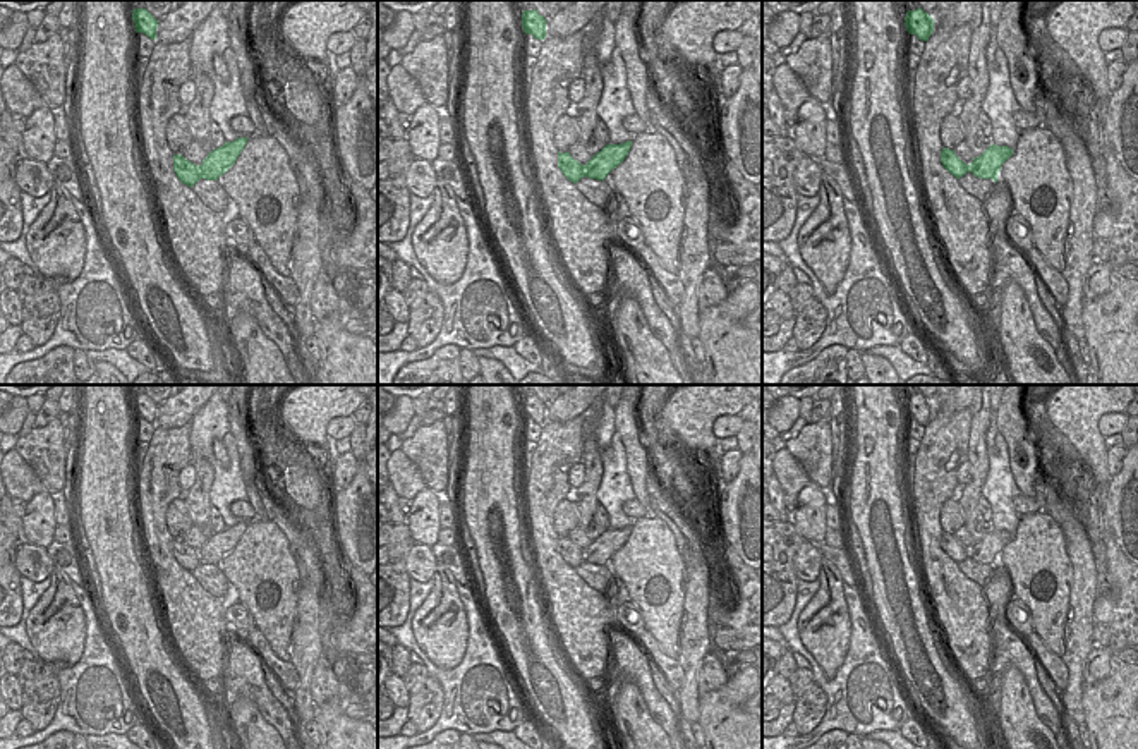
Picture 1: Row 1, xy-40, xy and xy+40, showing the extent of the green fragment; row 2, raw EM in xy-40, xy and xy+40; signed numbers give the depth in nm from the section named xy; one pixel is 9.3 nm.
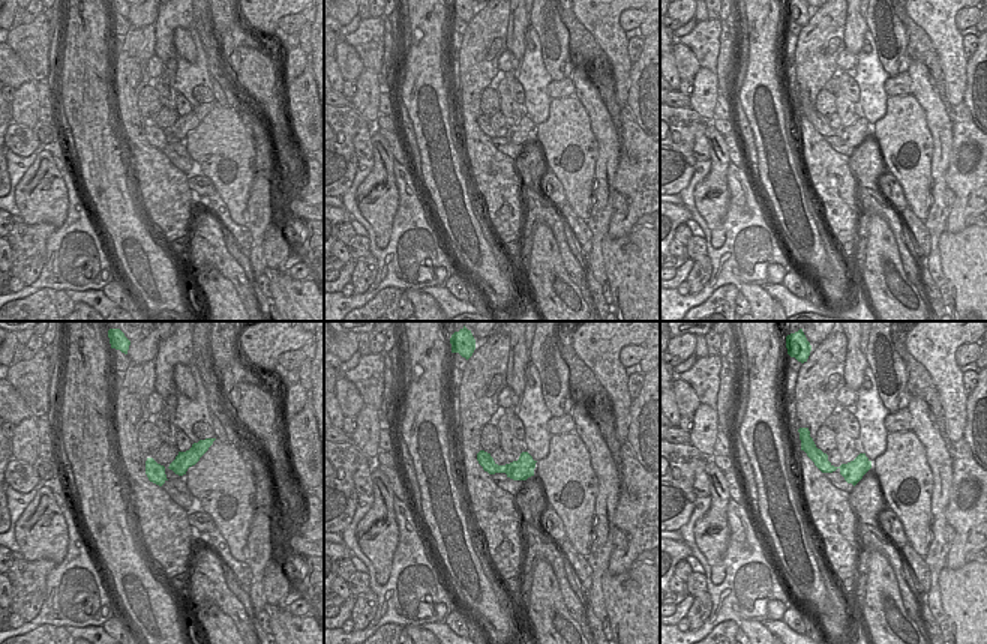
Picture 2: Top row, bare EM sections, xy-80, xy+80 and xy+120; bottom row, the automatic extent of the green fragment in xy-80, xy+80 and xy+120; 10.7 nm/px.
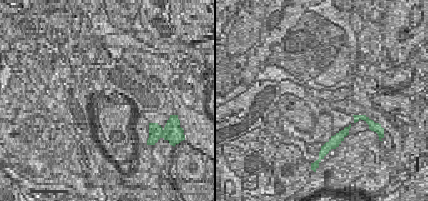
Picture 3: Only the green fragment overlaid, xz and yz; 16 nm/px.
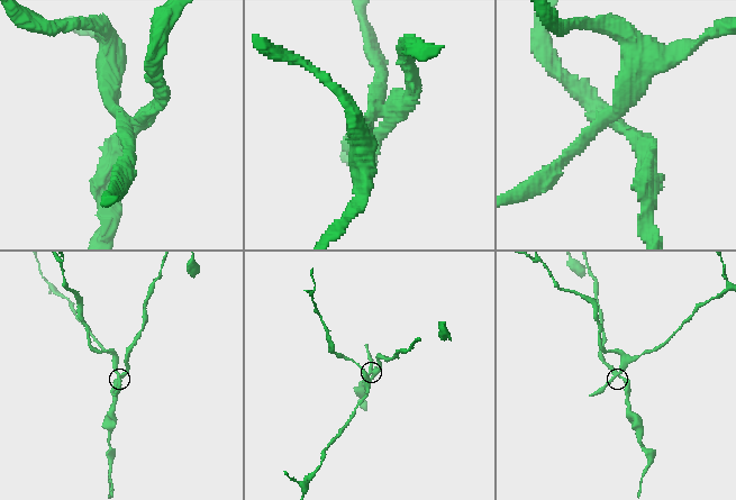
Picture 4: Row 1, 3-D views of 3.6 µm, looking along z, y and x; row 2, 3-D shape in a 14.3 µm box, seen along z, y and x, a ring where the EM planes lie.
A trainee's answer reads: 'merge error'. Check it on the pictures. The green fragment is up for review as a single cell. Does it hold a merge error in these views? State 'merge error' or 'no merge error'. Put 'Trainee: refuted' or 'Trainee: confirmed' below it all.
merge error
Trainee: confirmed

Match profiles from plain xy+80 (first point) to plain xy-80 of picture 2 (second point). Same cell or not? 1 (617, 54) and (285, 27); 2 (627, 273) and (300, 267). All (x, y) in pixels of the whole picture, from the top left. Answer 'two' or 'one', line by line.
1: two
2: two

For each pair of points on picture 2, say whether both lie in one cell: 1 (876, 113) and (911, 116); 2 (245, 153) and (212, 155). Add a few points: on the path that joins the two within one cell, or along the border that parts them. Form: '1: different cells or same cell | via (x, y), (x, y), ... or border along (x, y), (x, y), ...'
1: different cells | border along (888, 96), (885, 113), (872, 126)
2: same cell | via (237, 153), (219, 153)

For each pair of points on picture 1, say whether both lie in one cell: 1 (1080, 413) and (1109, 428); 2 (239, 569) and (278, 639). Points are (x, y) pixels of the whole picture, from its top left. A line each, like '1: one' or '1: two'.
1: two
2: one

